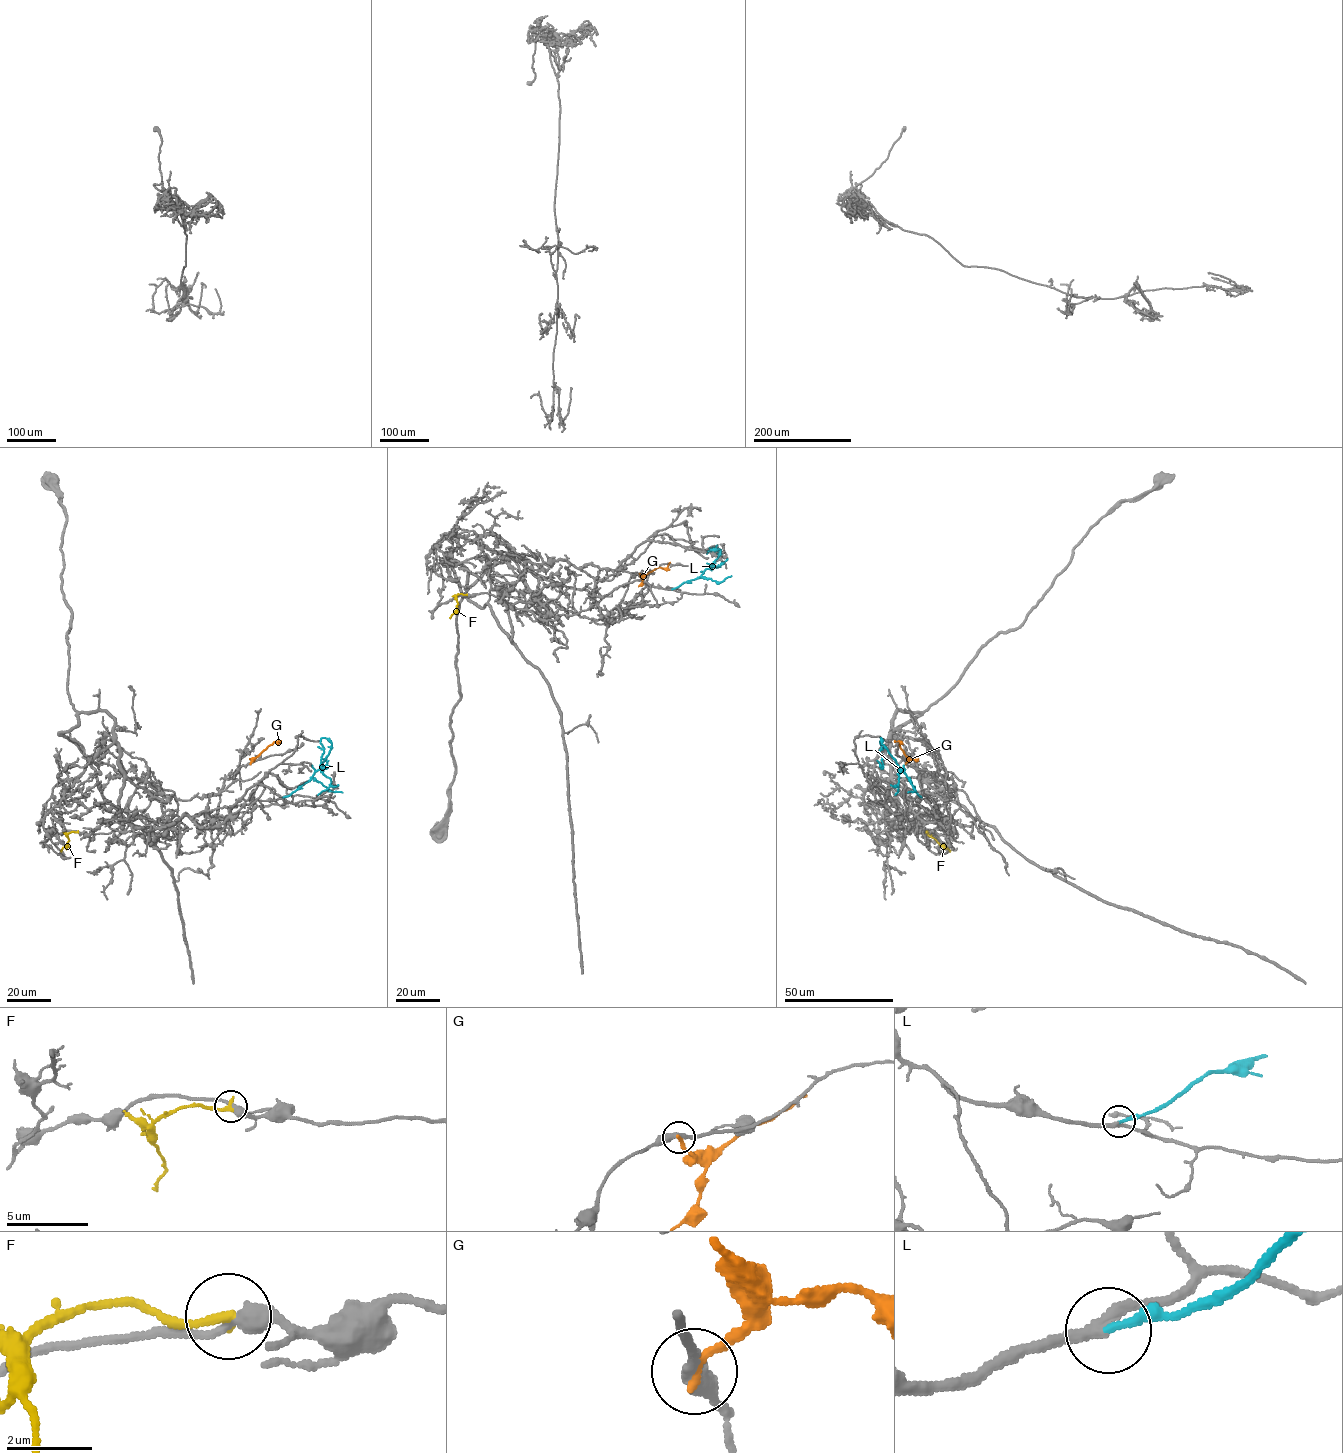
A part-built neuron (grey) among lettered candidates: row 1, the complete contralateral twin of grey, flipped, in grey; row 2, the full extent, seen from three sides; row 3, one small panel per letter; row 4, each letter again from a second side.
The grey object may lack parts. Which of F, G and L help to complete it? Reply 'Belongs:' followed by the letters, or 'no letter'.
Belongs: L

